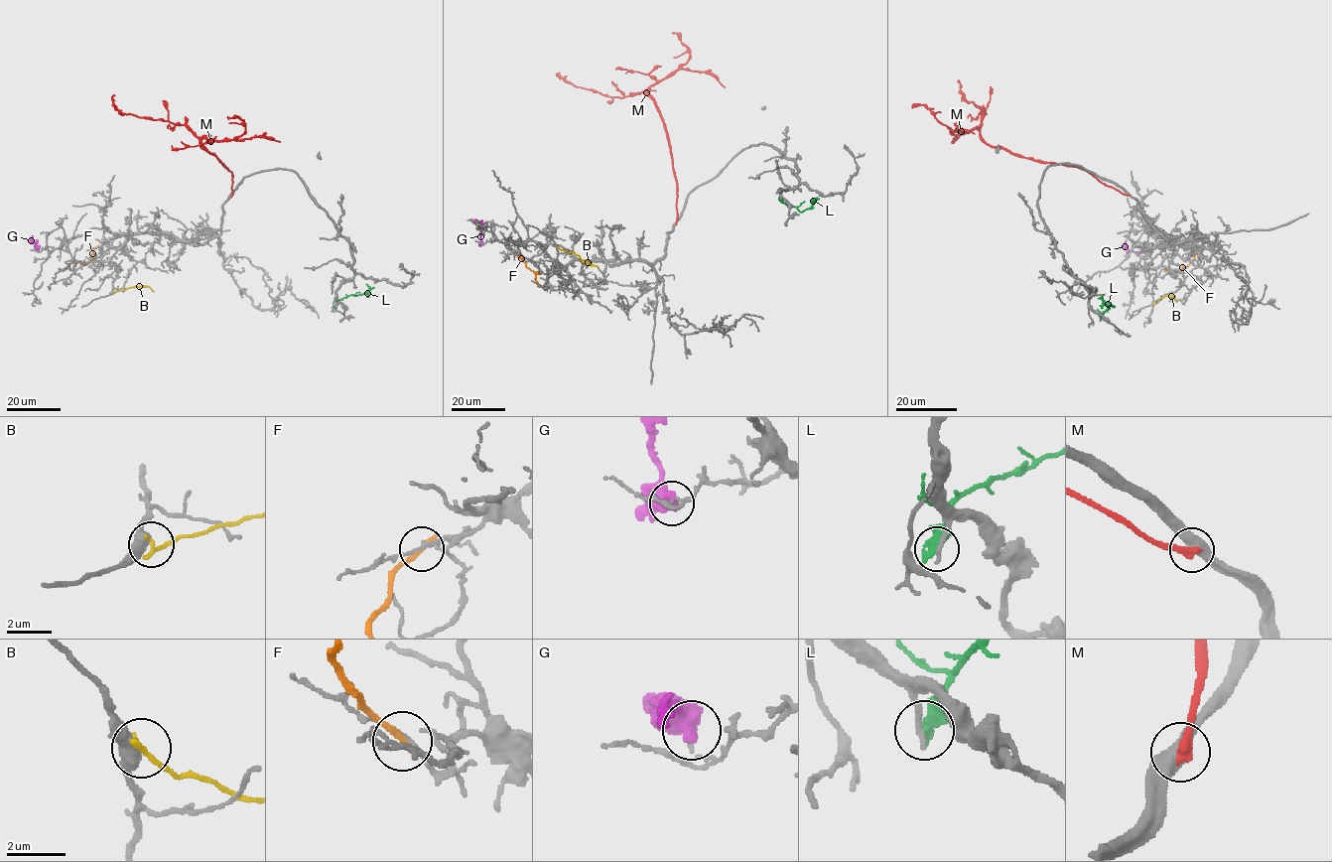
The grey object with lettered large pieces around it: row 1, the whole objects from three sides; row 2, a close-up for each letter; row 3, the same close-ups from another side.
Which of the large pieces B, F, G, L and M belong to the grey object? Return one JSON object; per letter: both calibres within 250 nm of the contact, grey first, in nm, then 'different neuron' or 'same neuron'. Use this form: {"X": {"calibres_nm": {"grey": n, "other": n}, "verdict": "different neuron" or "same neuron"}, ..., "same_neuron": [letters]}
{"B": {"calibres_nm": {"grey": 480, "other": 240}, "verdict": "different neuron"}, "F": {"calibres_nm": {"grey": 150, "other": 280}, "verdict": "different neuron"}, "G": {"calibres_nm": {"grey": 110, "other": 700}, "verdict": "different neuron"}, "L": {"calibres_nm": {"grey": 240, "other": 500}, "verdict": "different neuron"}, "M": {"calibres_nm": {"grey": 500, "other": 380}, "verdict": "different neuron"}, "same_neuron": []}

